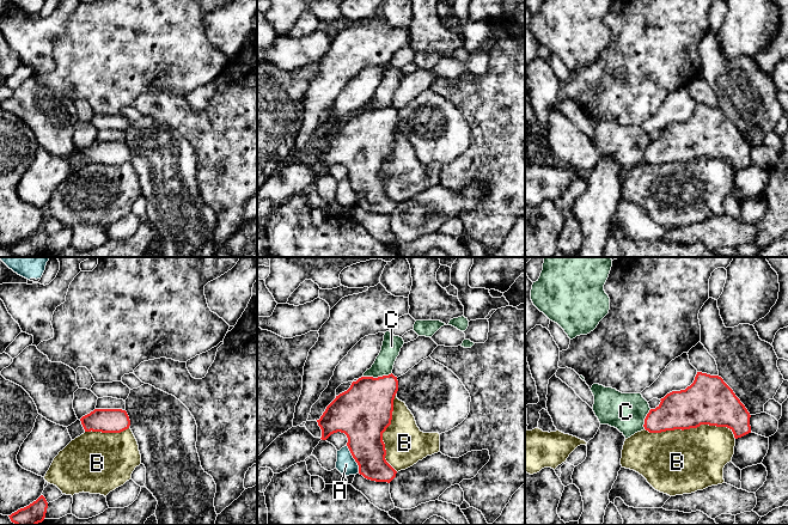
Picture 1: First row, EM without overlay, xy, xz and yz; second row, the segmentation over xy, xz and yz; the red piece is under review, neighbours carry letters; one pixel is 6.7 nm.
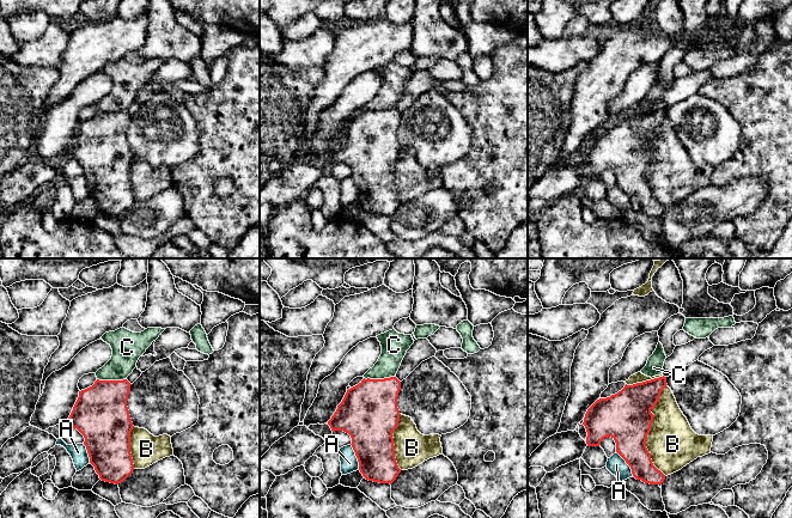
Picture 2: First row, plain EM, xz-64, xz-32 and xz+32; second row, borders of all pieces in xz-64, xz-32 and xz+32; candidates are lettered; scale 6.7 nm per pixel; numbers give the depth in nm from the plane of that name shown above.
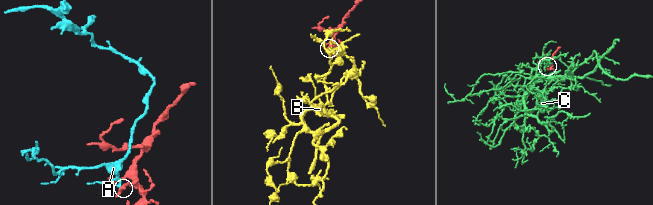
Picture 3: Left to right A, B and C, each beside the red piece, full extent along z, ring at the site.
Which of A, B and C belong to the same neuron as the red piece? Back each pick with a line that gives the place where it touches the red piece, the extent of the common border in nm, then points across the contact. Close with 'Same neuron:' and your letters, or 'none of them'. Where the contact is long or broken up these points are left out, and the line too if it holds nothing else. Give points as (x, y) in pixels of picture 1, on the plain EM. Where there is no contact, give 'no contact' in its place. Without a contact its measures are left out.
Same neuron: none of them

